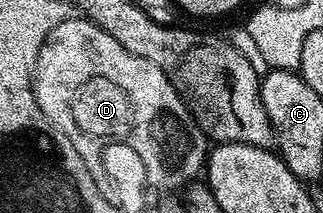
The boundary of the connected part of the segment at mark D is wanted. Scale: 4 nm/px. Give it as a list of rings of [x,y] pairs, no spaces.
[[[73,17],[63,19],[44,38],[44,44],[36,58],[36,70],[32,73],[32,92],[38,109],[48,112],[68,136],[76,139],[97,139],[100,145],[128,143],[145,166],[149,188],[161,187],[164,191],[176,191],[183,183],[191,184],[195,175],[205,170],[210,143],[205,138],[195,117],[184,104],[184,99],[174,85],[151,61],[146,61],[118,45],[110,33],[106,33],[89,19]]]

